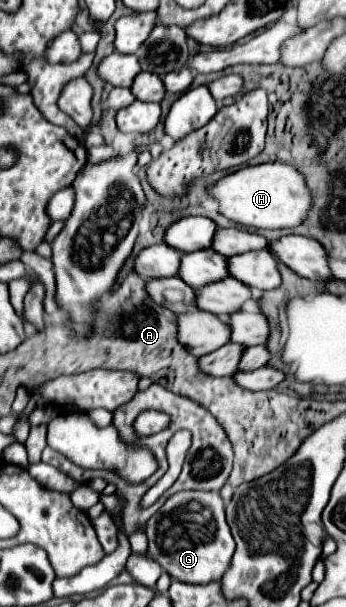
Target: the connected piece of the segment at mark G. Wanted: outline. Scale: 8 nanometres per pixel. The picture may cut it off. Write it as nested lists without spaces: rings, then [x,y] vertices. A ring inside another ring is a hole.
[[[180,491],[172,495],[160,511],[148,519],[146,531],[150,557],[182,583],[210,583],[222,579],[236,549],[218,491]]]

